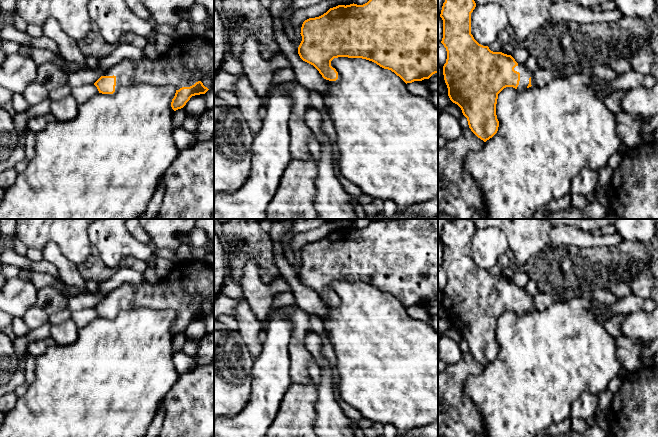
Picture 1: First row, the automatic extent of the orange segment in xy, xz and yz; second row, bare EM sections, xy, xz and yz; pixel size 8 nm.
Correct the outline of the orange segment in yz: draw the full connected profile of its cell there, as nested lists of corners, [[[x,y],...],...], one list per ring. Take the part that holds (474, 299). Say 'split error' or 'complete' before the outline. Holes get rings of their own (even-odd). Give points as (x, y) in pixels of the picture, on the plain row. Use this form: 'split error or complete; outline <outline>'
split error; outline [[[453,219],[443,227],[440,238],[443,244],[441,267],[447,275],[443,299],[450,324],[461,332],[471,355],[486,366],[498,355],[498,318],[506,311],[525,315],[535,309],[535,306],[533,297],[524,288],[518,288],[511,279],[493,276],[488,270],[483,270],[474,263],[471,258],[471,237],[475,231],[476,227],[470,219]]]

